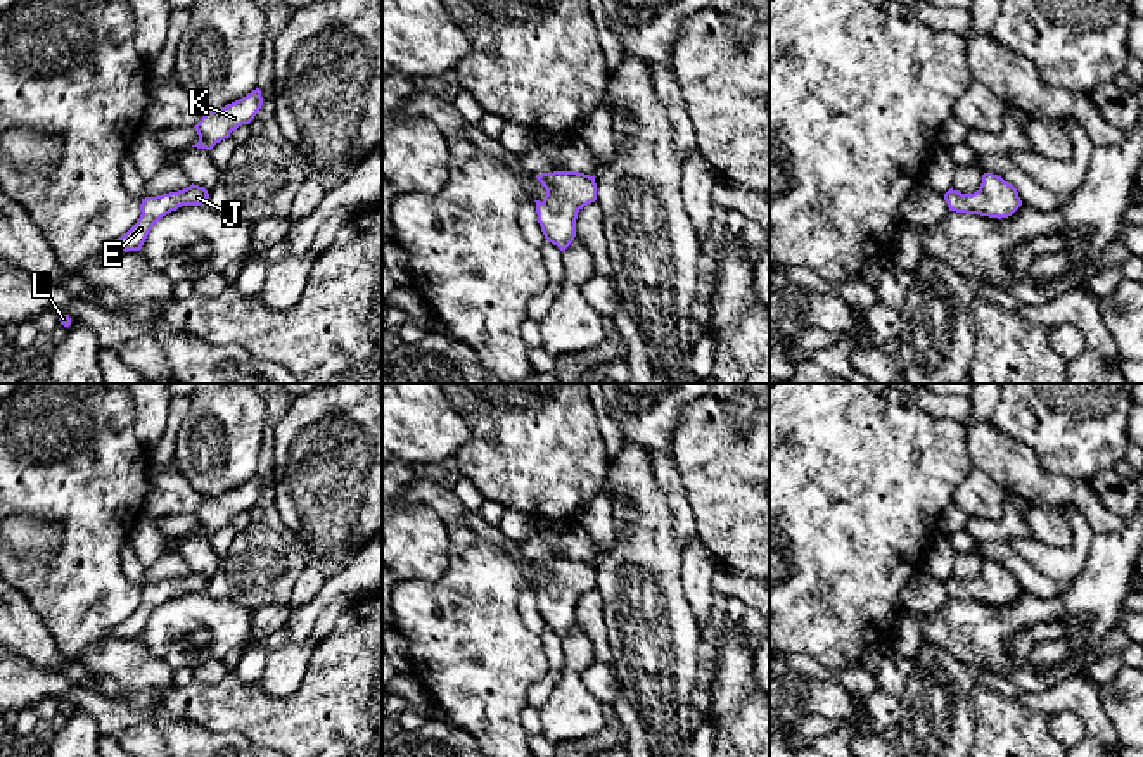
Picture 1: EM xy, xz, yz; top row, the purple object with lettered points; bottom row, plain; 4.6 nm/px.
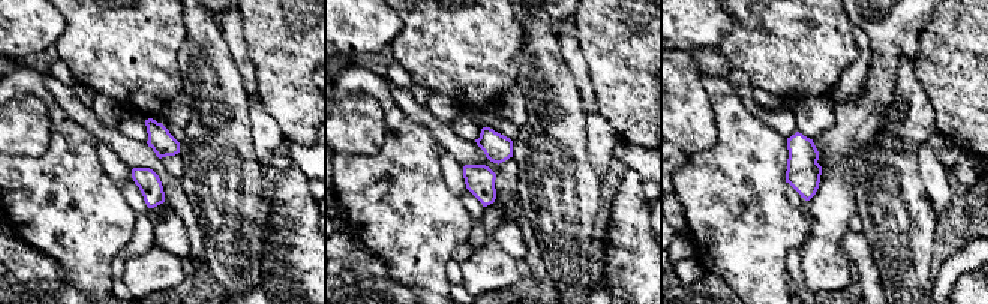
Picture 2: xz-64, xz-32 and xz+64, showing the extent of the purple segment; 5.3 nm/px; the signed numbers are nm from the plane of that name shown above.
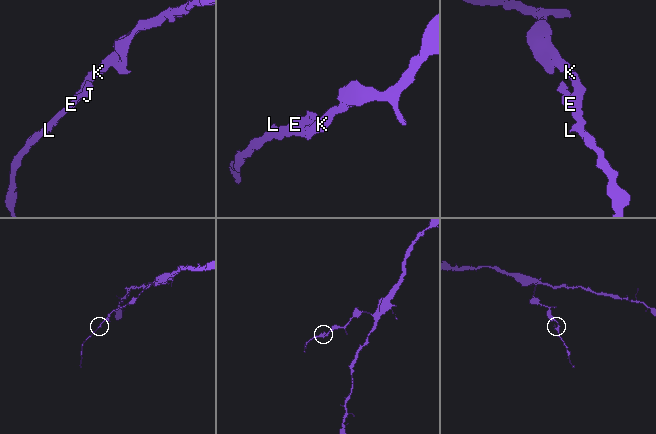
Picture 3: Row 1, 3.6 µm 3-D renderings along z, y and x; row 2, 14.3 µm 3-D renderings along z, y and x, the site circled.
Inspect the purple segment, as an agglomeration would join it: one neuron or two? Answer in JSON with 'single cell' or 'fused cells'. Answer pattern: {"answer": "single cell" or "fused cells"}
{"answer": "single cell"}

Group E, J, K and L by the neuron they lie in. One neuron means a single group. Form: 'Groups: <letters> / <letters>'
Groups: E J K L

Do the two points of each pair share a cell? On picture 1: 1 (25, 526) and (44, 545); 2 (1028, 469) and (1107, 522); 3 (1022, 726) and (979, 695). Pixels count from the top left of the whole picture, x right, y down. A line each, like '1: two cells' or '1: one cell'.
1: one cell
2: one cell
3: one cell

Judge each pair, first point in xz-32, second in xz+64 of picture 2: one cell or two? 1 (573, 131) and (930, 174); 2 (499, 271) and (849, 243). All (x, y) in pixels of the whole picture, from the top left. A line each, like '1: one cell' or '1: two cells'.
1: two cells
2: two cells

